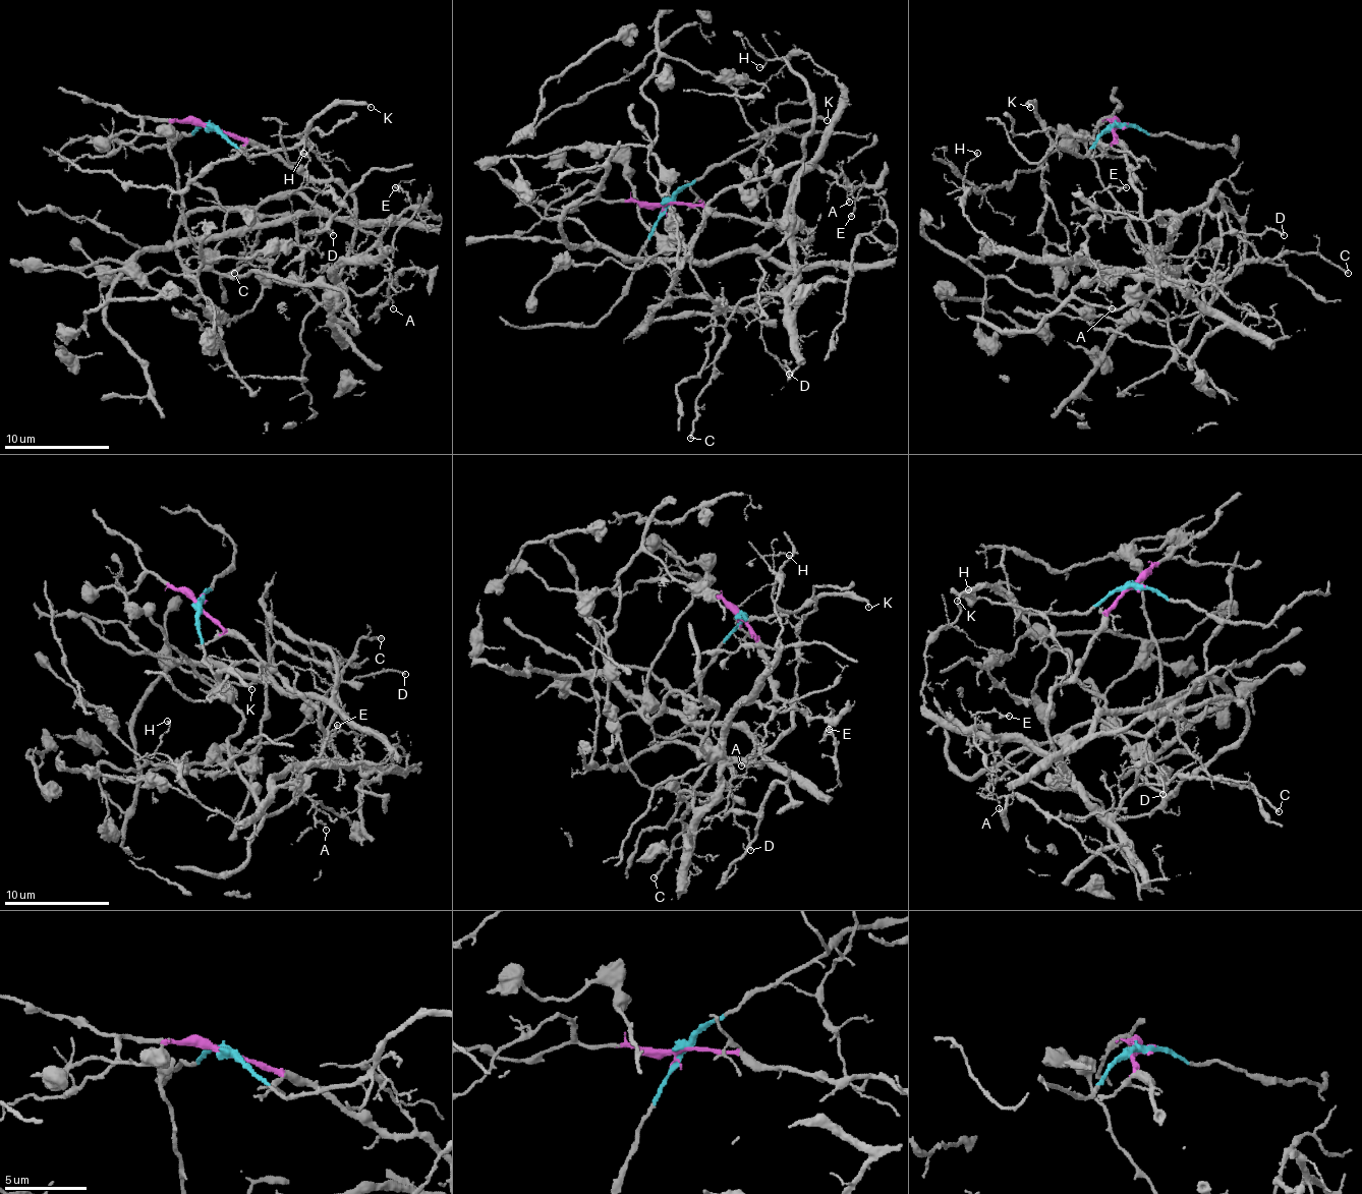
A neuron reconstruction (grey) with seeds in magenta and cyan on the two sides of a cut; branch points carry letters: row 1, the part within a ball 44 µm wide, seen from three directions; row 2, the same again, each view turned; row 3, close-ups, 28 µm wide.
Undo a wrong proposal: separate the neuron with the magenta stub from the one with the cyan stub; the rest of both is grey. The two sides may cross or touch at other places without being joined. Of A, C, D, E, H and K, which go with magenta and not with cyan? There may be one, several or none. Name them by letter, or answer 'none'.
A, C, D, E, H

